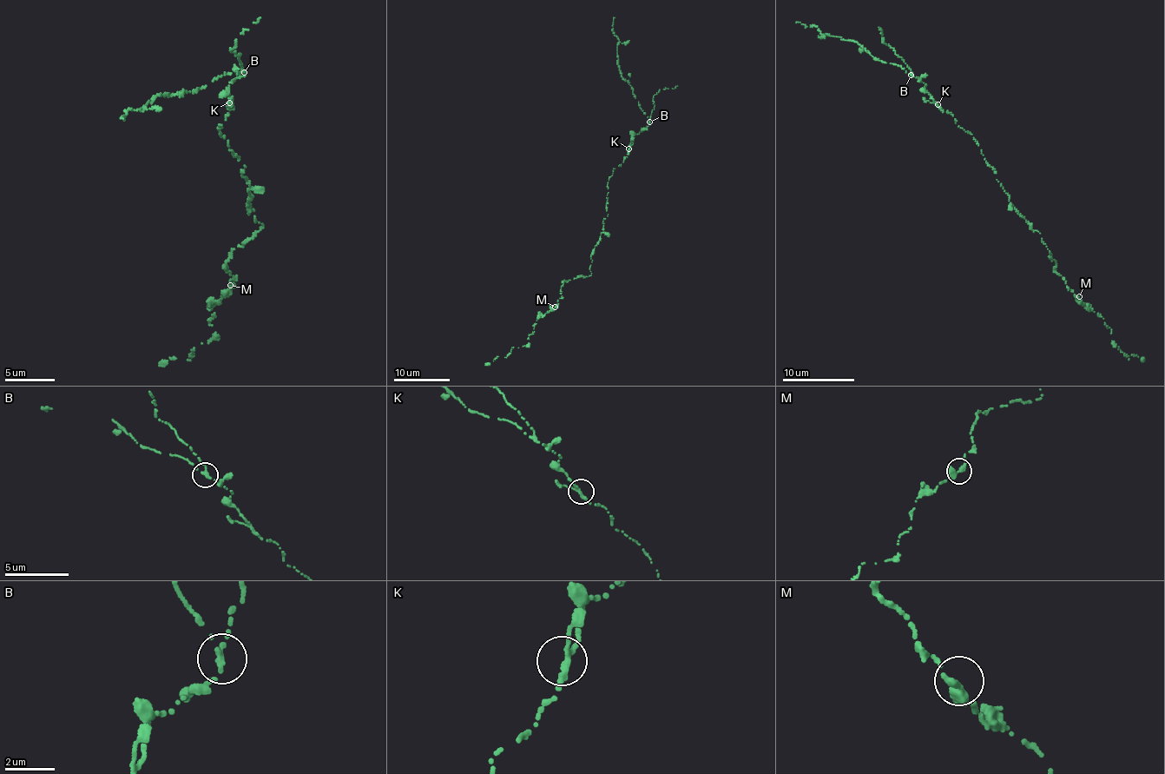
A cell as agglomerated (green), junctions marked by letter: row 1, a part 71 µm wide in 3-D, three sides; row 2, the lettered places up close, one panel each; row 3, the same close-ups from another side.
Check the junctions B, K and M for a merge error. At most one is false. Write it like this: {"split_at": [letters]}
{"split_at": ["B"]}

